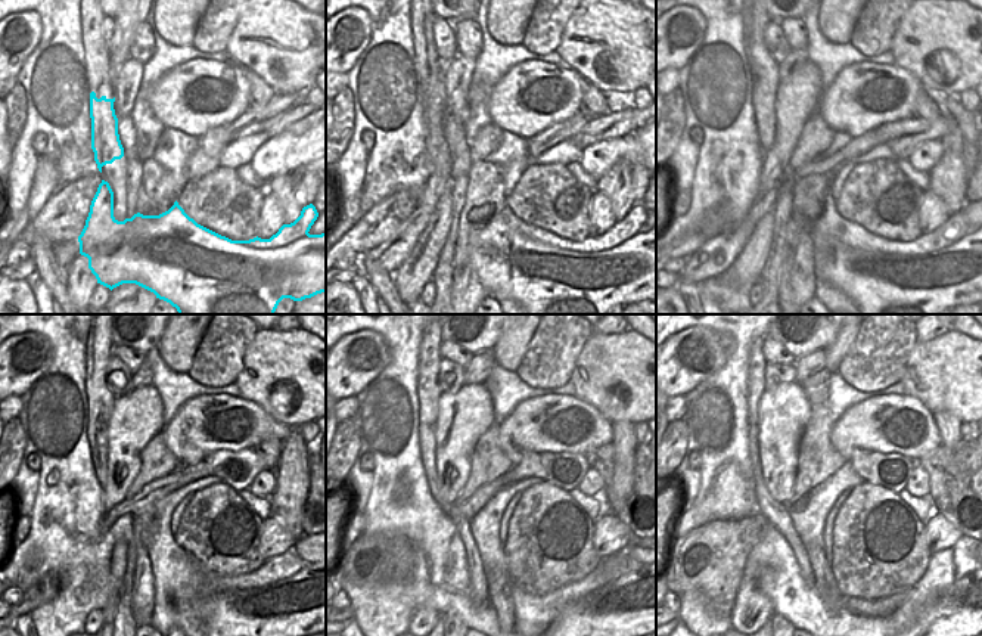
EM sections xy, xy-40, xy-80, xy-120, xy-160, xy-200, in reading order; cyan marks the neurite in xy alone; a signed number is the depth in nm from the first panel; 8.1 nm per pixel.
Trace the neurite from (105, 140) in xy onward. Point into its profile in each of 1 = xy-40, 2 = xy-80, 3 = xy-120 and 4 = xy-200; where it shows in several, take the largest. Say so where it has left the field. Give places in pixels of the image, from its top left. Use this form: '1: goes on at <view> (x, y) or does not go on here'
1: goes on at xy-40 (432, 108)
2: goes on at xy-80 (796, 96)
3: goes on at xy-120 (137, 416)
4: goes on at xy-200 (783, 412)

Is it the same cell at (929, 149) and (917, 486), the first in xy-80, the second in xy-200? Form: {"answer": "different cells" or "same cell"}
{"answer": "same cell"}

